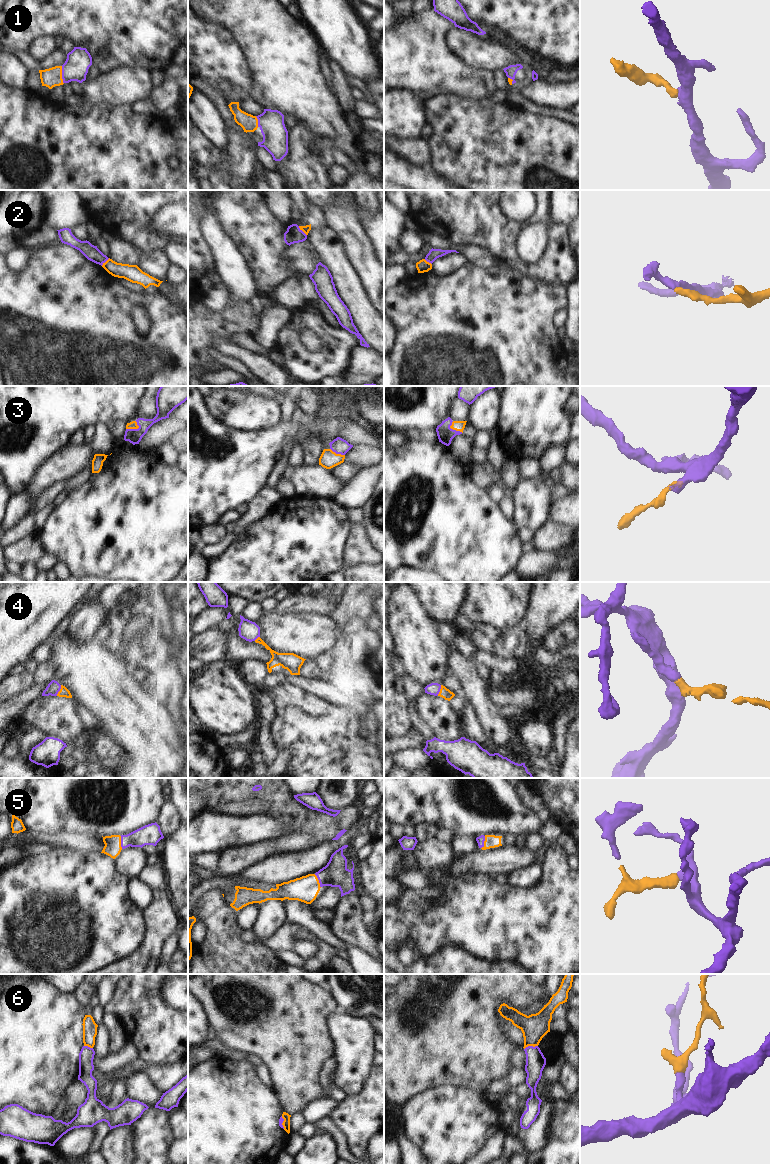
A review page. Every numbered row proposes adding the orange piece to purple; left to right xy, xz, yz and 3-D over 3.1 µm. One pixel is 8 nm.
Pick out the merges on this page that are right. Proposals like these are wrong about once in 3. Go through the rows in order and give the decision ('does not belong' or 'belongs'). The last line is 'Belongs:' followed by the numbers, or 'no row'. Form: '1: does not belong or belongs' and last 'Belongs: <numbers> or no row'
1: belongs
2: does not belong
3: belongs
4: belongs
5: belongs
6: does not belong
Belongs: 1, 3, 4, 5

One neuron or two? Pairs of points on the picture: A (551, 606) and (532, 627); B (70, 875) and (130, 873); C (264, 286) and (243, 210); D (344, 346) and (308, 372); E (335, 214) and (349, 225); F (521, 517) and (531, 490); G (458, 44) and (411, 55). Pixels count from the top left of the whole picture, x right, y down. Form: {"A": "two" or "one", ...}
{"A": "one", "B": "two", "C": "one", "D": "one", "E": "one", "F": "one", "G": "two"}

